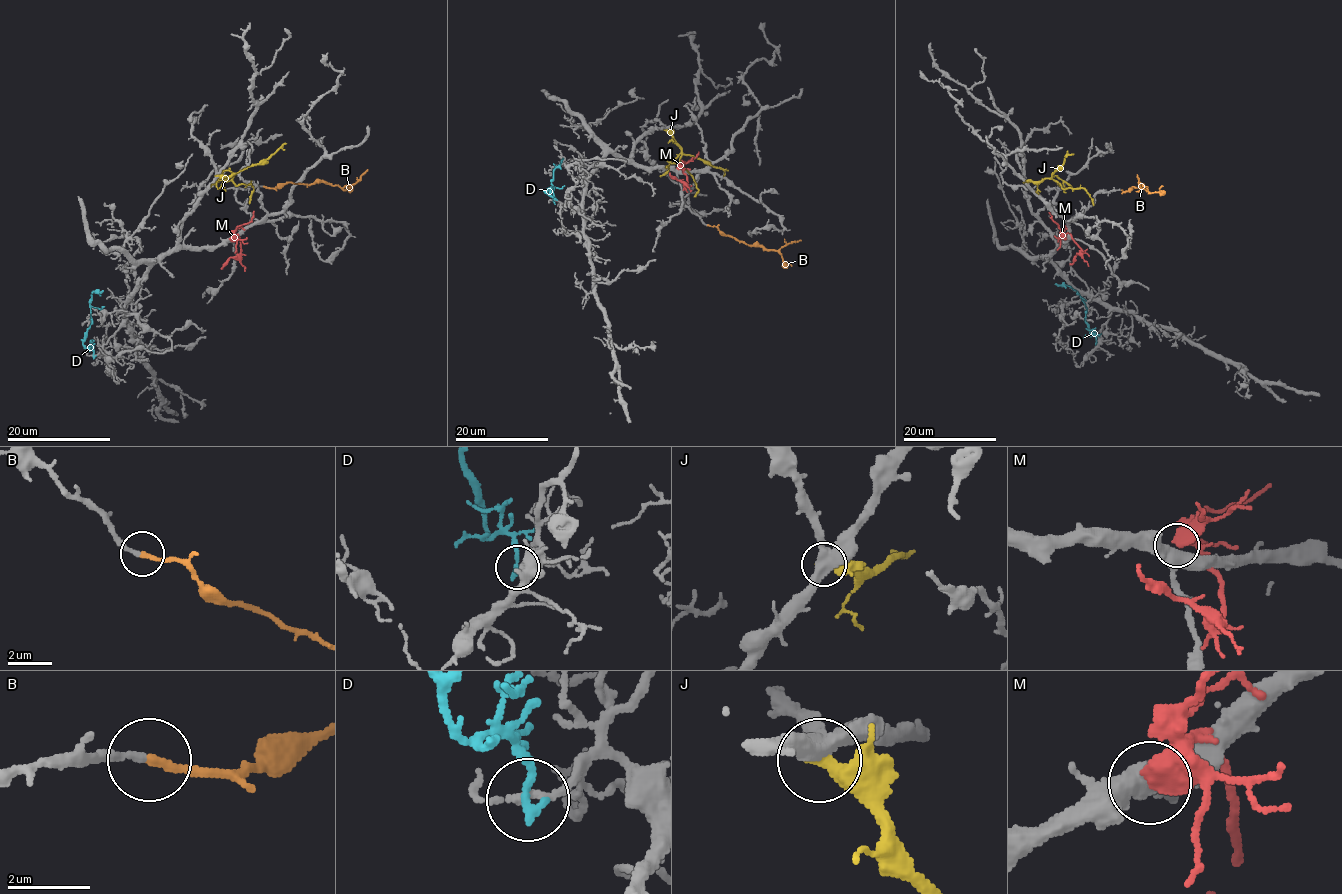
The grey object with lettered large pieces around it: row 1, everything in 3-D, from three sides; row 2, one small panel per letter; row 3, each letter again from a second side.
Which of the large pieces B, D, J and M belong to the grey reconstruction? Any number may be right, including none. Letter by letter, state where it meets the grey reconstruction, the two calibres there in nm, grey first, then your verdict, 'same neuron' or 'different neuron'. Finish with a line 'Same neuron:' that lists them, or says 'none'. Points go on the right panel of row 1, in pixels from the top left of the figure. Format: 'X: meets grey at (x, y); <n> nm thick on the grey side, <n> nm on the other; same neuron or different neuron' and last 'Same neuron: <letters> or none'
B: meets grey at (1122, 190); 200 nm thick on the grey side, 200 nm on the other; same neuron
D: meets grey at (1096, 342); 160 nm thick on the grey side, 260 nm on the other; same neuron
J: meets grey at (1027, 180); 400 nm thick on the grey side, 400 nm on the other; different neuron
M: meets grey at (1066, 238); 440 nm thick on the grey side, 600 nm on the other; different neuron
Same neuron: B, D

